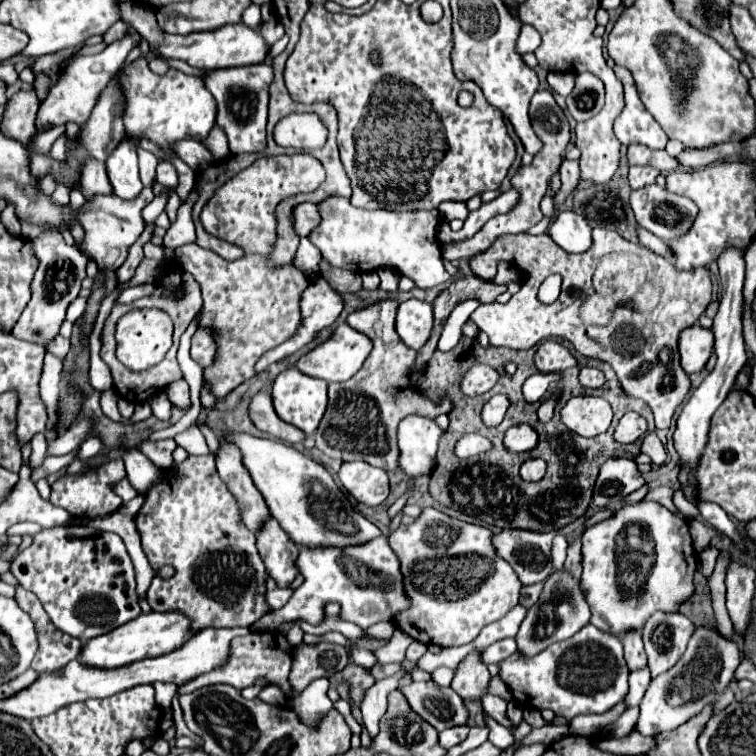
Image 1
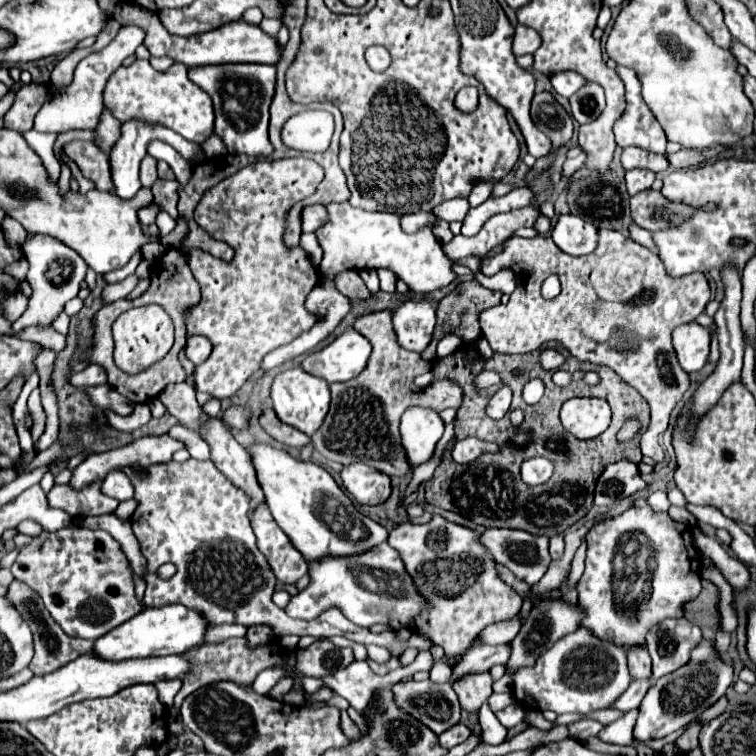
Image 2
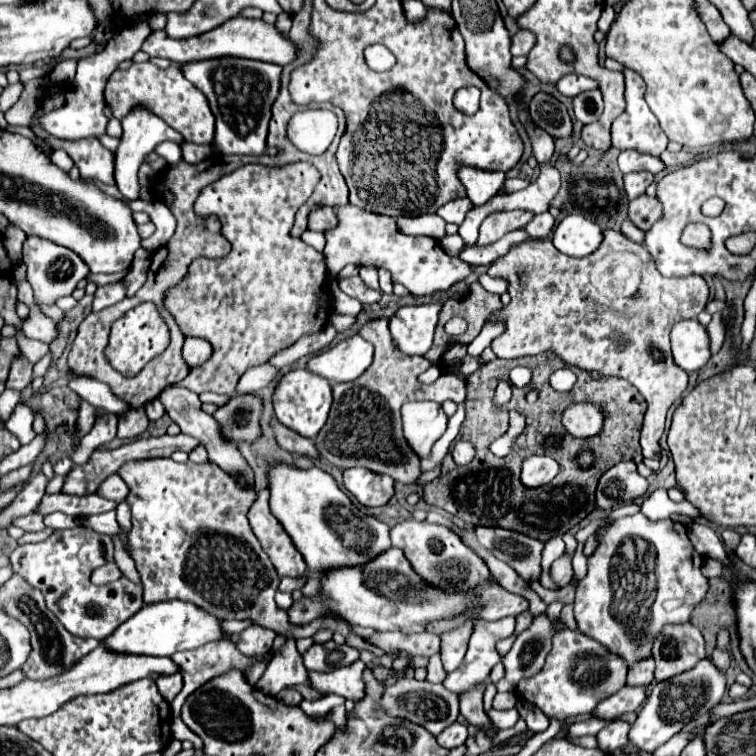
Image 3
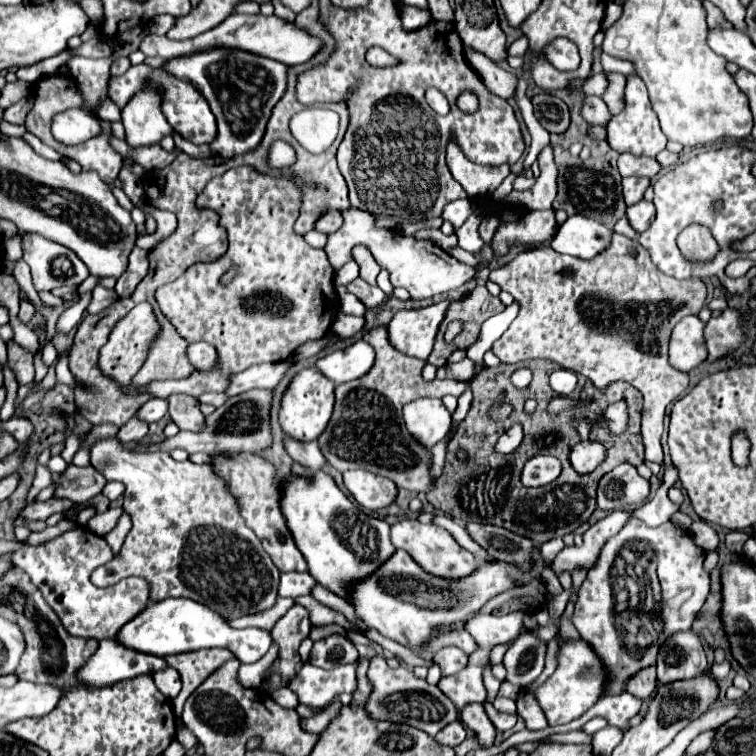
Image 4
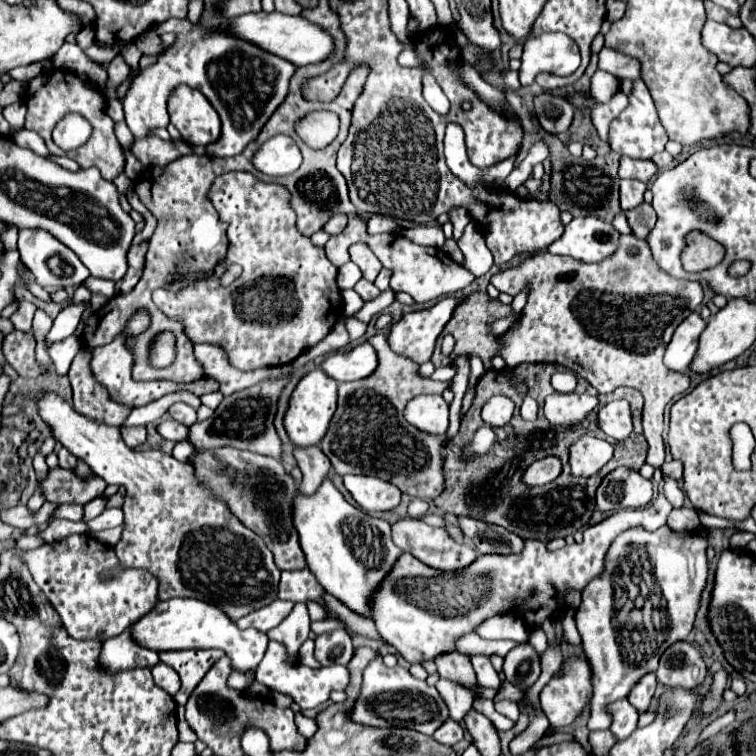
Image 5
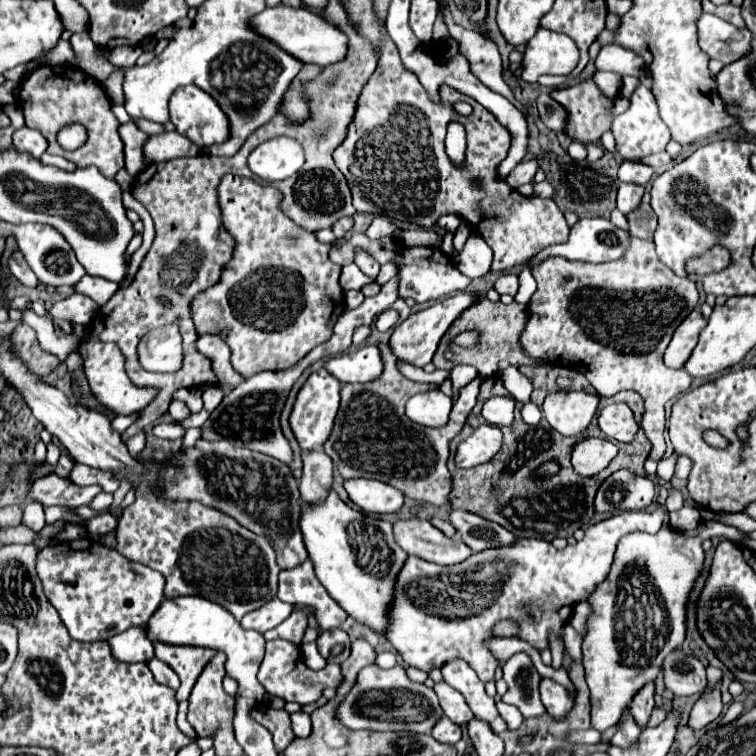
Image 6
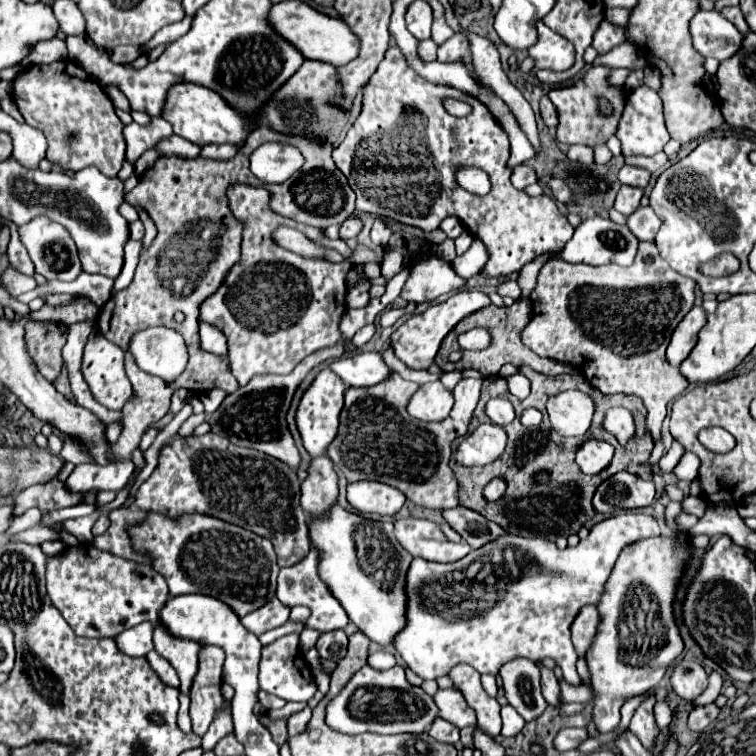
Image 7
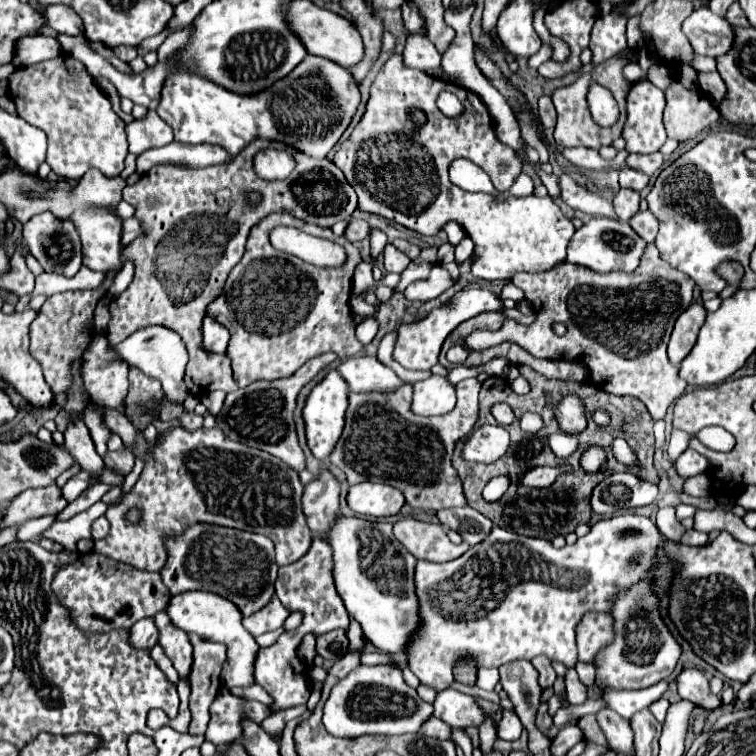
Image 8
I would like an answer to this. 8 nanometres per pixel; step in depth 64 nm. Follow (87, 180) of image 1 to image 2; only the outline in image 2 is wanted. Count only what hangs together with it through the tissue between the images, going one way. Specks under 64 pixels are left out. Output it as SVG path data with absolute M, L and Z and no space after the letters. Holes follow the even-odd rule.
M72 140L64 144L64 152L70 160L76 162L82 176L96 182L98 190L108 192L112 188L110 176L110 158L102 148L92 140Z

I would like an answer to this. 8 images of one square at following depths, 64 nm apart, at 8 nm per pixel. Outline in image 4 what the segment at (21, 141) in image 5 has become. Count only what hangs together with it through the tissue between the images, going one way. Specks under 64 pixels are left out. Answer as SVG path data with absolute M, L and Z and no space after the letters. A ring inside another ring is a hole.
M26 132L22 138L24 138L24 140L26 140L26 142L28 142L28 144L30 144L30 146L32 146L32 148L34 148L34 150L40 154L40 156L50 158L50 160L60 160L60 158L62 158L58 152L54 152L50 146L46 146L42 140L38 140L34 134Z

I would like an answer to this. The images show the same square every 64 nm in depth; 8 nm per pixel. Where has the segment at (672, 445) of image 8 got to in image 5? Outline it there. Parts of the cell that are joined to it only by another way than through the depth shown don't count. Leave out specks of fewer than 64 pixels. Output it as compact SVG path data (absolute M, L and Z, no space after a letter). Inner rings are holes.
M664 478L664 496L668 498L668 502L670 502L674 508L682 508L682 504L684 504L684 492L678 488L676 480Z

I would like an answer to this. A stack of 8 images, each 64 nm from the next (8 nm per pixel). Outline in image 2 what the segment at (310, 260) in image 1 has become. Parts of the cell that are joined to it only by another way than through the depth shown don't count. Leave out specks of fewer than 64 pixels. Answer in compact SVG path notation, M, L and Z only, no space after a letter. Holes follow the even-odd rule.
M302 234L300 238L300 246L306 250L310 259L314 260L314 264L320 262L320 258L323 256L323 251L318 243L316 234Z

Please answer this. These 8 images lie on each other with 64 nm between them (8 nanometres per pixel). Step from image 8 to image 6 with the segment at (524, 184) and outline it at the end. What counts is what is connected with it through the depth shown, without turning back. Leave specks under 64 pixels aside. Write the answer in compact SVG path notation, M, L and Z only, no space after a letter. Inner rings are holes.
M524 160L524 162L520 162L520 164L506 176L506 178L508 178L508 184L510 184L512 188L520 188L522 184L528 184L528 182L534 180L536 170L538 170L536 160Z

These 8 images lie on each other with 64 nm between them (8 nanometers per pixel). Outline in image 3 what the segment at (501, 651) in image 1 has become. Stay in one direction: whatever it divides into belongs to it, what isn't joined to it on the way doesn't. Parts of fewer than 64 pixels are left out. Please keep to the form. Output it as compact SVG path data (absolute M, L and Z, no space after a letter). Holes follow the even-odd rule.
M509 616L498 621L480 620L468 642L468 652L462 662L462 668L450 672L444 678L444 688L454 694L464 694L474 686L488 680L488 674L496 660L500 660L496 652L496 643L499 639L510 637L516 625L516 617Z

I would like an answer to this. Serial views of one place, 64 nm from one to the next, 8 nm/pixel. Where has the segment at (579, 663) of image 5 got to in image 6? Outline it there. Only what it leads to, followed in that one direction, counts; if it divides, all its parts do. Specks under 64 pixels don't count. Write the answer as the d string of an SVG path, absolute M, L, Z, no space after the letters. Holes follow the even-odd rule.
M543 677L540 682L540 698L544 702L546 710L554 718L564 718L574 706L574 700L568 694L568 690L564 686L560 686L558 682L546 677Z

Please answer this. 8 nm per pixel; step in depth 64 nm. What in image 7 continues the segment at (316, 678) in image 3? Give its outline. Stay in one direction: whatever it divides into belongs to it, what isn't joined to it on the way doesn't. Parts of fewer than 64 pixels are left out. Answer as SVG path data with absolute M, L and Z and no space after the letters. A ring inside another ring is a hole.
M286 634L286 636L278 638L276 642L262 648L258 682L260 682L262 690L266 690L266 692L270 692L286 702L308 702L314 696L314 692L316 692L314 676L312 676L306 660L300 658L298 634Z

